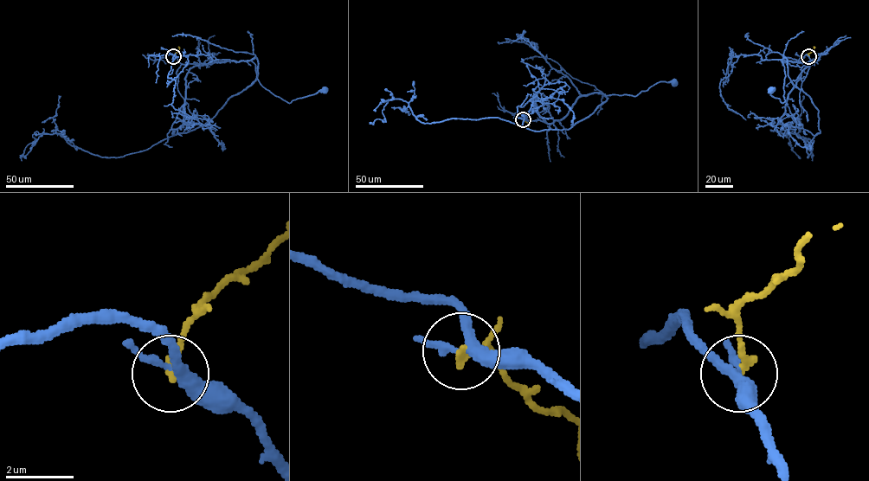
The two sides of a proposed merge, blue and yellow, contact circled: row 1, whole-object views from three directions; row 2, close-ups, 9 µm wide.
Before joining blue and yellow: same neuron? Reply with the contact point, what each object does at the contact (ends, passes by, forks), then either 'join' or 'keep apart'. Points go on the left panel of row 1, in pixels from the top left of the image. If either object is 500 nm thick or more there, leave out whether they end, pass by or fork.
place (173, 56); blue forks; yellow ends; keep apart

